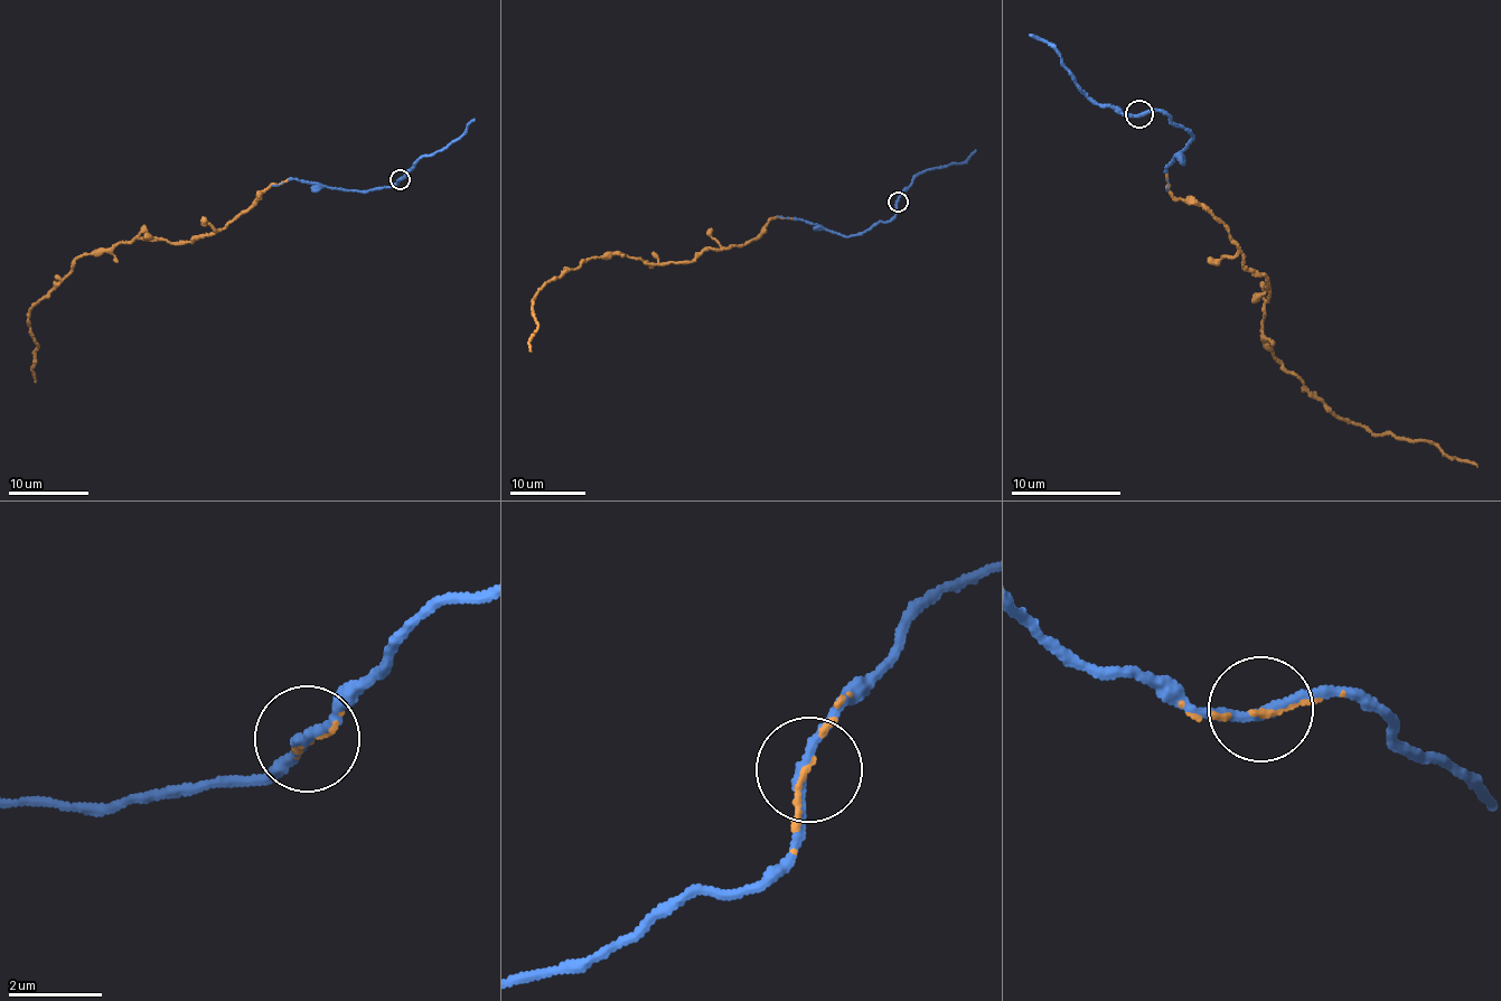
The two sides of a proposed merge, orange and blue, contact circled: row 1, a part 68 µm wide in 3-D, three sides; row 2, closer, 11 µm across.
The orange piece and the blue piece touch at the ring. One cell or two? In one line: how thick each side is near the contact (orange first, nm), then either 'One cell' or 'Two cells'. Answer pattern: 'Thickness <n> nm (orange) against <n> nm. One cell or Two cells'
Thickness 100 nm (orange) against 200 nm. One cell

